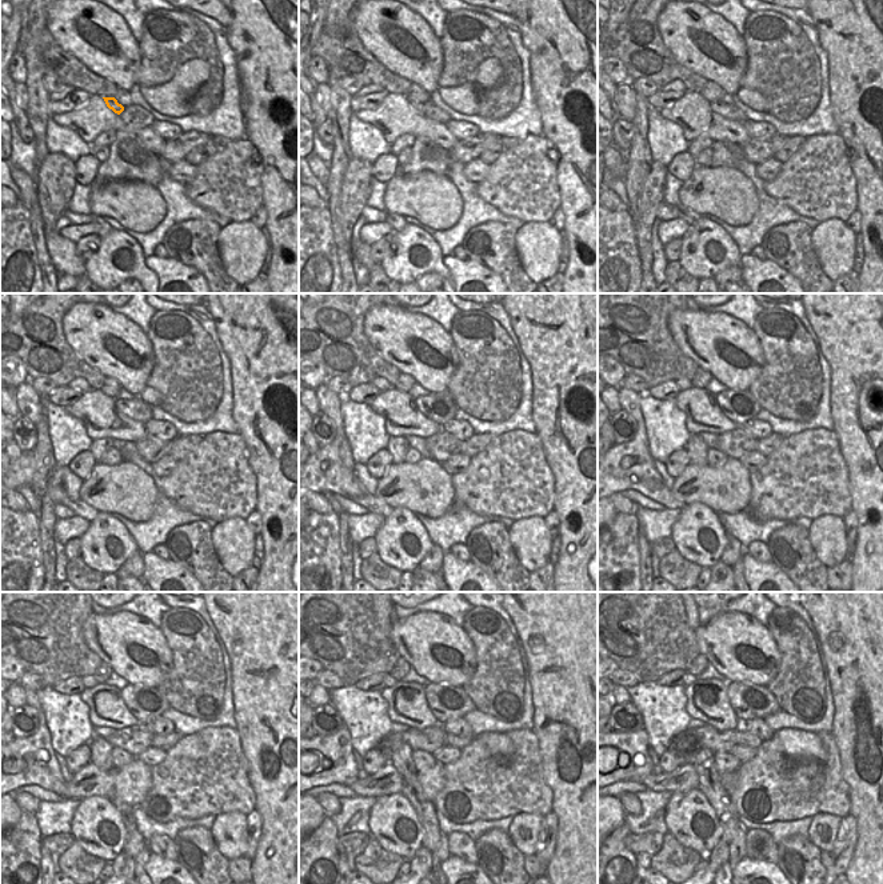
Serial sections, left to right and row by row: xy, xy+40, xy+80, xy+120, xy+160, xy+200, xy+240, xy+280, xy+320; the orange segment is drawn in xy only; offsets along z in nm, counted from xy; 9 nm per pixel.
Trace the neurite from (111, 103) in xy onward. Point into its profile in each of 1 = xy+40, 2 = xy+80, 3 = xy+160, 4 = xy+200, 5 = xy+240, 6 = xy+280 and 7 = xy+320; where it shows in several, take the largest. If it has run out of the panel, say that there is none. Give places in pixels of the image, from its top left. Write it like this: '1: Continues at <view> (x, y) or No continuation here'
1: Continues at xy+40 (420, 108)
2: Continues at xy+80 (728, 111)
3: Continues at xy+160 (439, 407)
4: Continues at xy+200 (739, 407)
5: Continues at xy+240 (143, 703)
6: Continues at xy+280 (446, 702)
7: Continues at xy+320 (748, 702).

